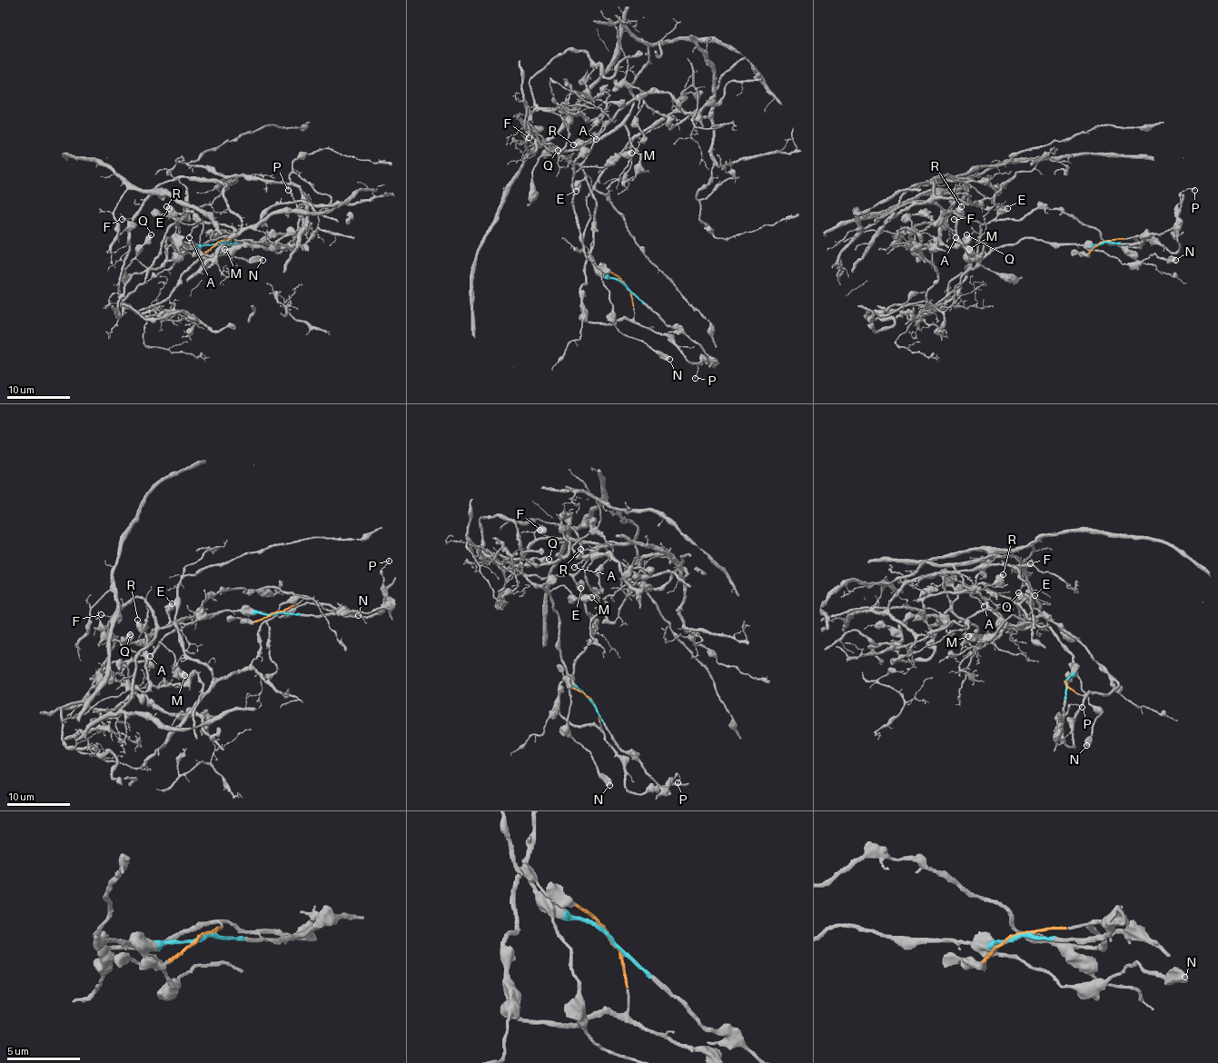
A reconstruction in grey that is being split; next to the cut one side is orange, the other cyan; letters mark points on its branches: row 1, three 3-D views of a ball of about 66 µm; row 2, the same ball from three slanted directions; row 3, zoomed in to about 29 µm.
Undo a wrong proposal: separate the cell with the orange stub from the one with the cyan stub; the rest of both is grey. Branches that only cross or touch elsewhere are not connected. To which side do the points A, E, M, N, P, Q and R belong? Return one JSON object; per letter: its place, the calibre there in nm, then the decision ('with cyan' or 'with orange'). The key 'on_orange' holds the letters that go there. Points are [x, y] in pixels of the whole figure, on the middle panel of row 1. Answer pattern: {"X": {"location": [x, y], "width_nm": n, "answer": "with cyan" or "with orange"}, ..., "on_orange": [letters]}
{"A": {"location": [596, 139], "width_nm": 200, "answer": "with orange"}, "E": {"location": [576, 191], "width_nm": 700, "answer": "with orange"}, "M": {"location": [631, 153], "width_nm": 750, "answer": "with cyan"}, "N": {"location": [669, 359], "width_nm": 600, "answer": "with cyan"}, "P": {"location": [695, 378], "width_nm": 160, "answer": "with cyan"}, "Q": {"location": [558, 150], "width_nm": 550, "answer": "with cyan"}, "R": {"location": [573, 144], "width_nm": 440, "answer": "with orange"}, "on_orange": ["A", "E", "R"]}

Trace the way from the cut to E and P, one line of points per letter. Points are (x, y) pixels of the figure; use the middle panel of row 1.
E: (626, 287), (632, 318), (591, 323), (585, 317), (581, 293), (596, 199), (585, 180), (575, 191)
P: (626, 287), (663, 322), (686, 332), (709, 358), (699, 364), (695, 378)

